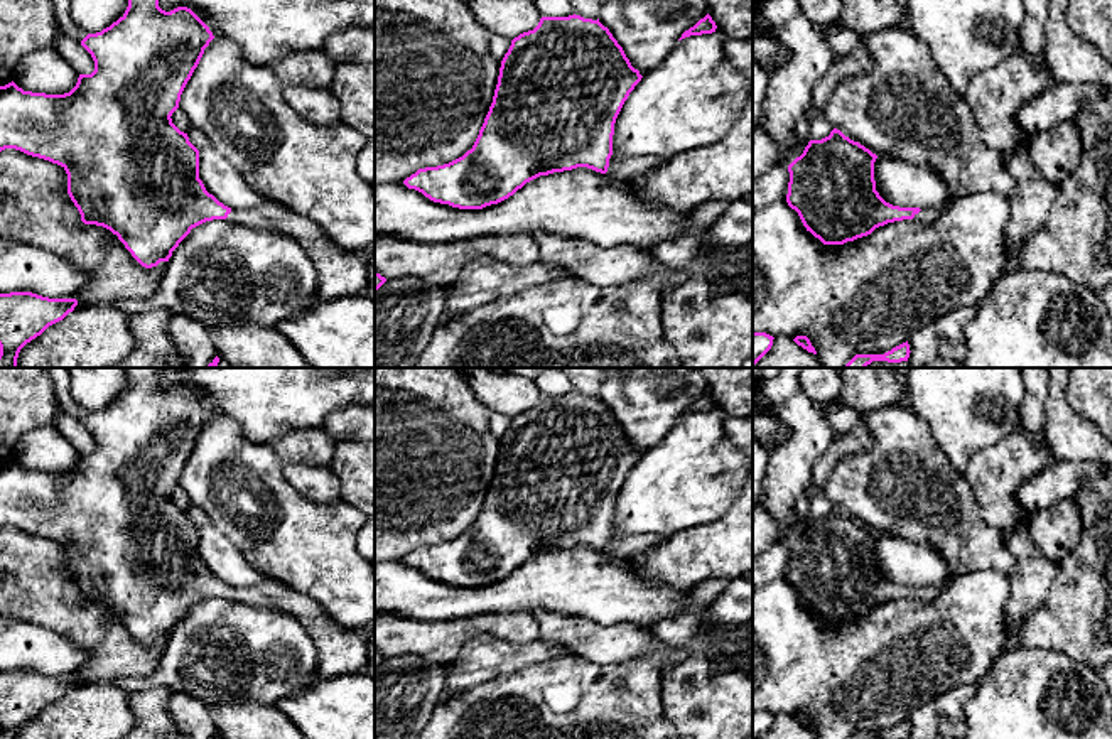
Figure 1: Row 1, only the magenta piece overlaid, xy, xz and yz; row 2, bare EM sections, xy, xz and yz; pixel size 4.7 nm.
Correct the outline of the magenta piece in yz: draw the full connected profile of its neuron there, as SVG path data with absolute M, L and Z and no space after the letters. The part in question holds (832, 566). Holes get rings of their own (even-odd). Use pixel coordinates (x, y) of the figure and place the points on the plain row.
M834 506L825 516L810 518L803 531L788 543L786 580L798 591L807 609L823 623L844 623L894 599L933 601L938 596L938 587L899 585L886 580L876 569L876 537L877 533L869 526Z

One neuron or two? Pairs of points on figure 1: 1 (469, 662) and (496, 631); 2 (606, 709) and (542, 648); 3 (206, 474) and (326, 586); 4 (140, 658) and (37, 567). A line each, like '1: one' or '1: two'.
1: two
2: two
3: one
4: one

